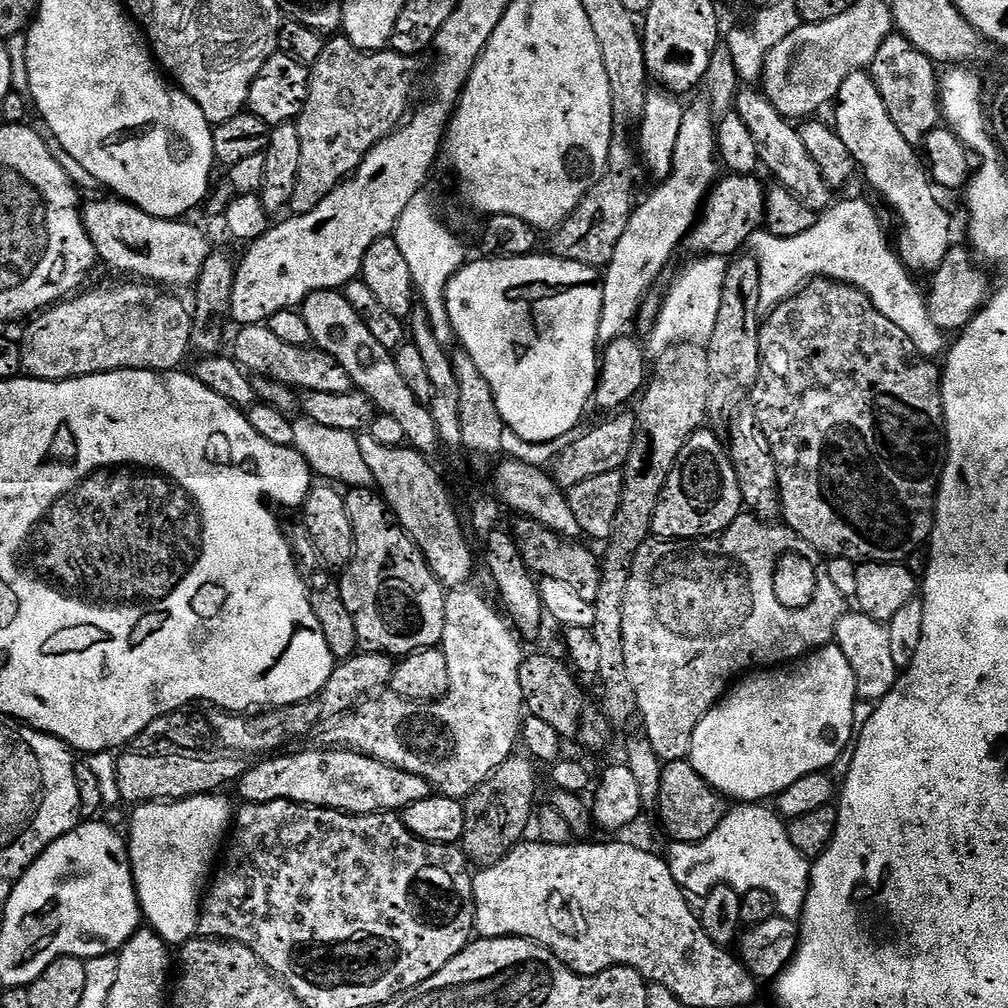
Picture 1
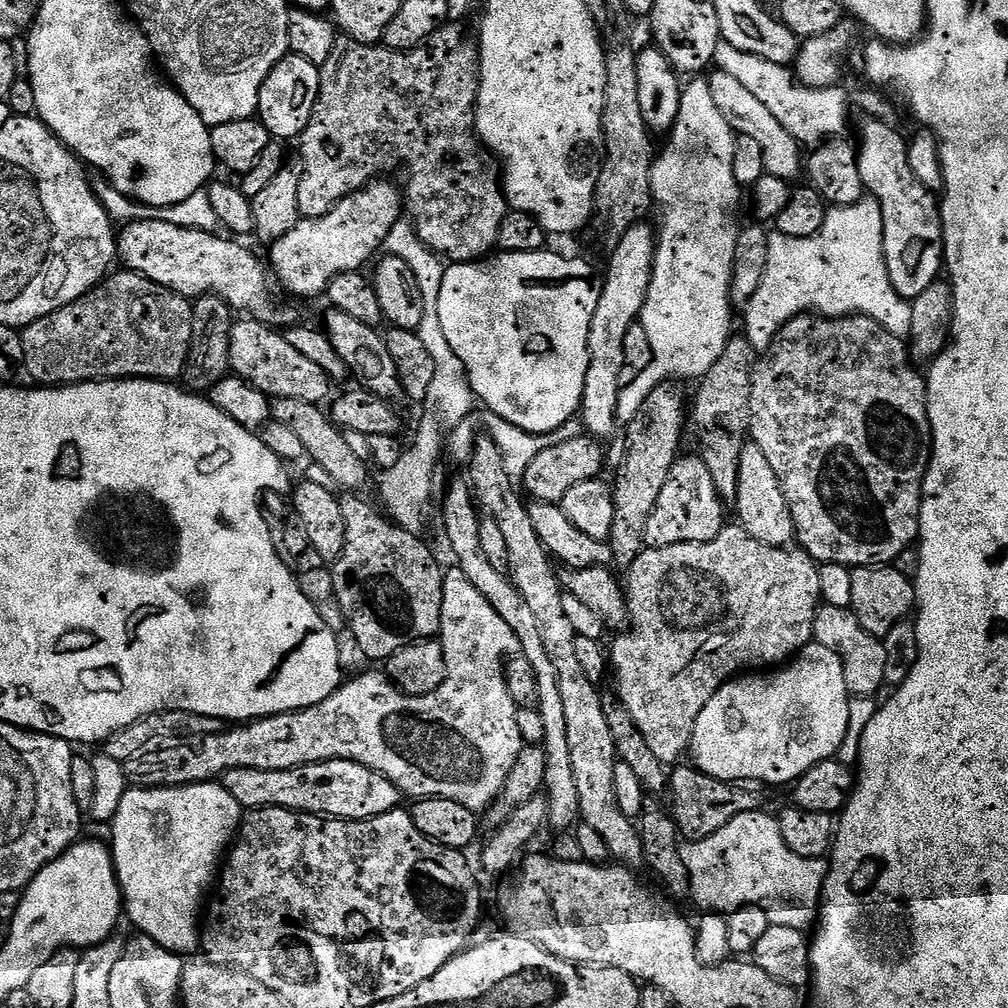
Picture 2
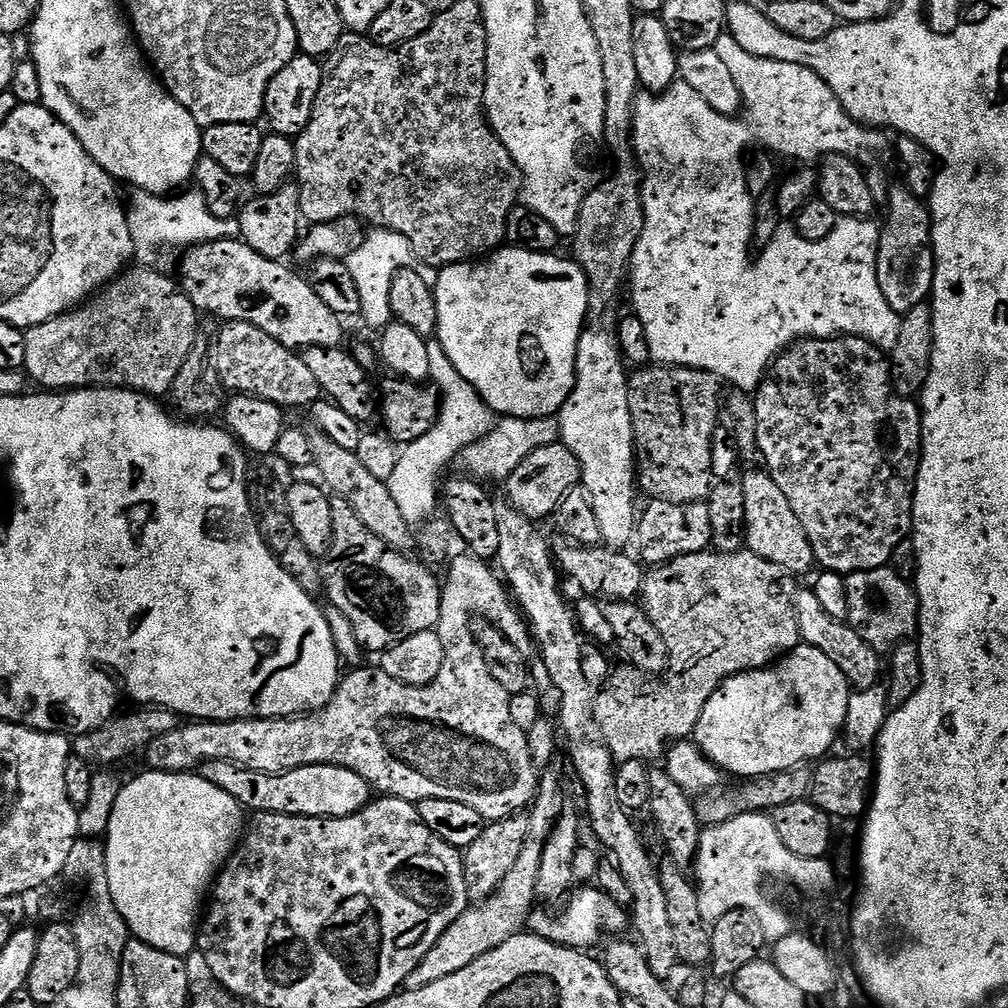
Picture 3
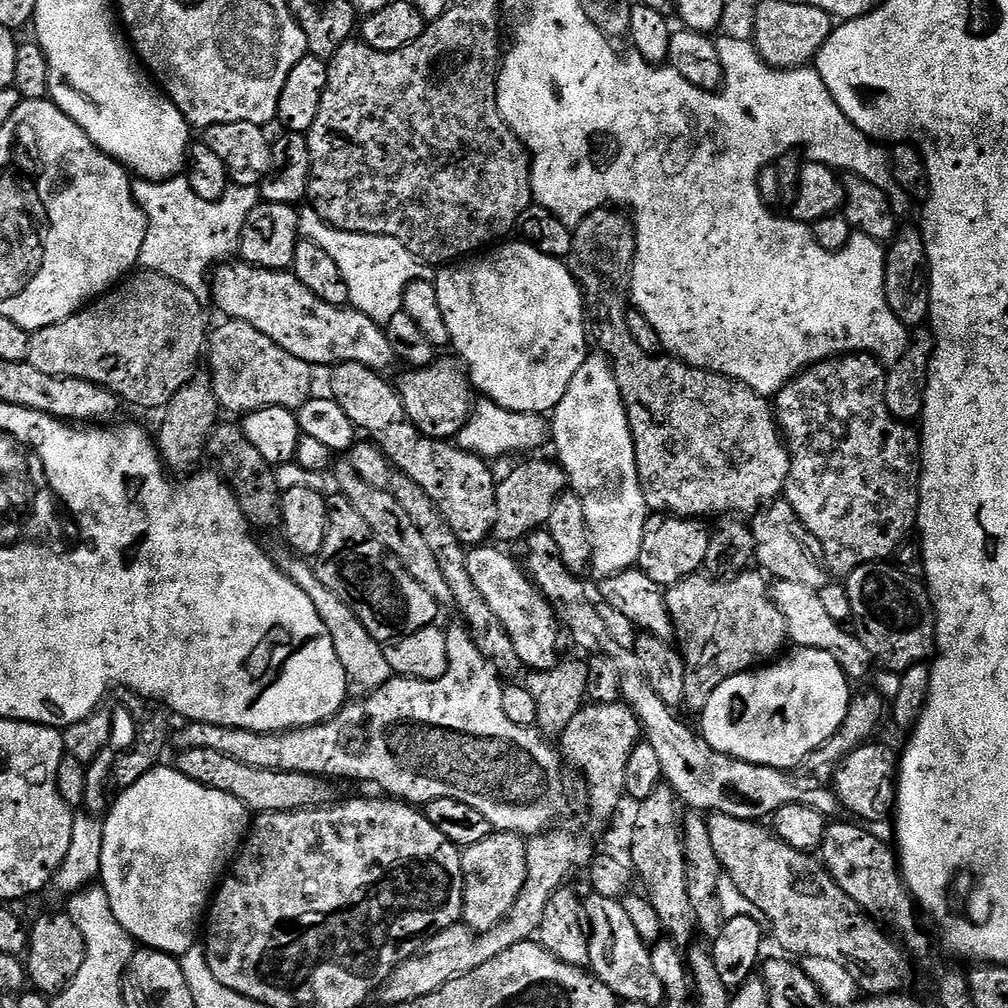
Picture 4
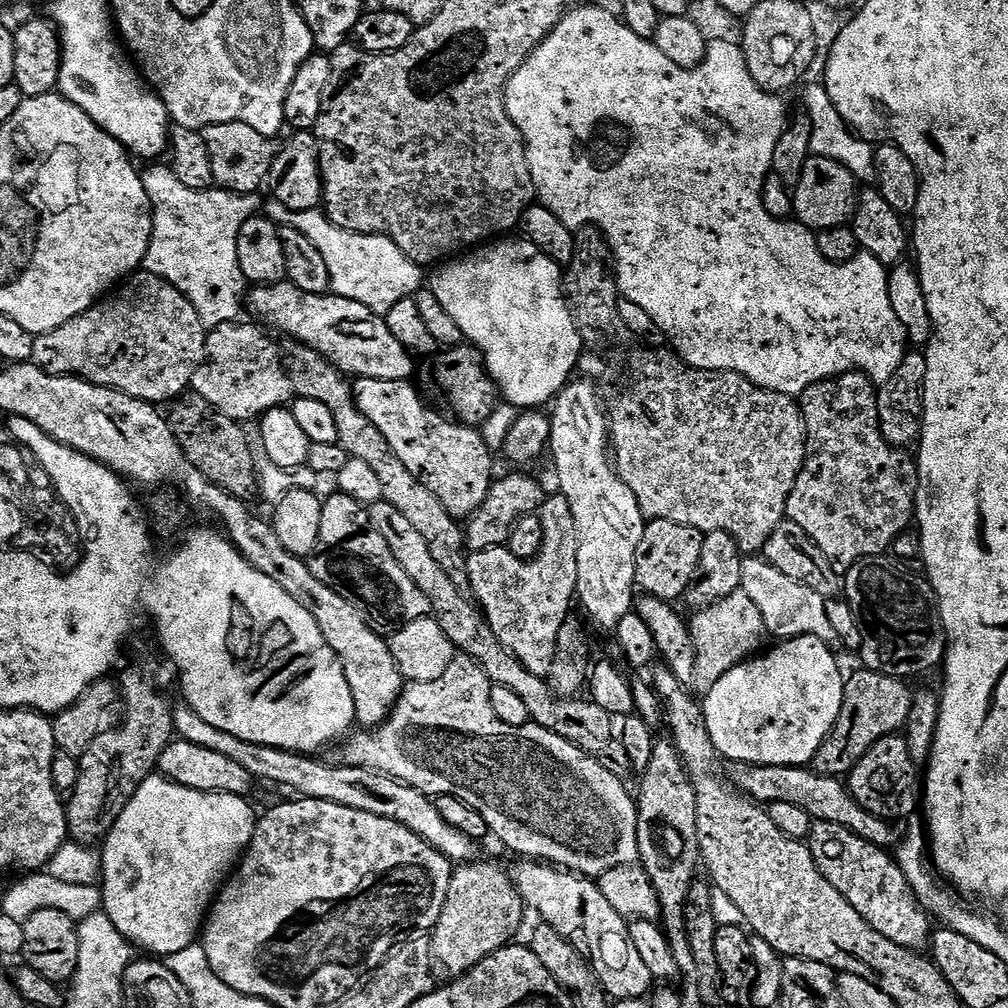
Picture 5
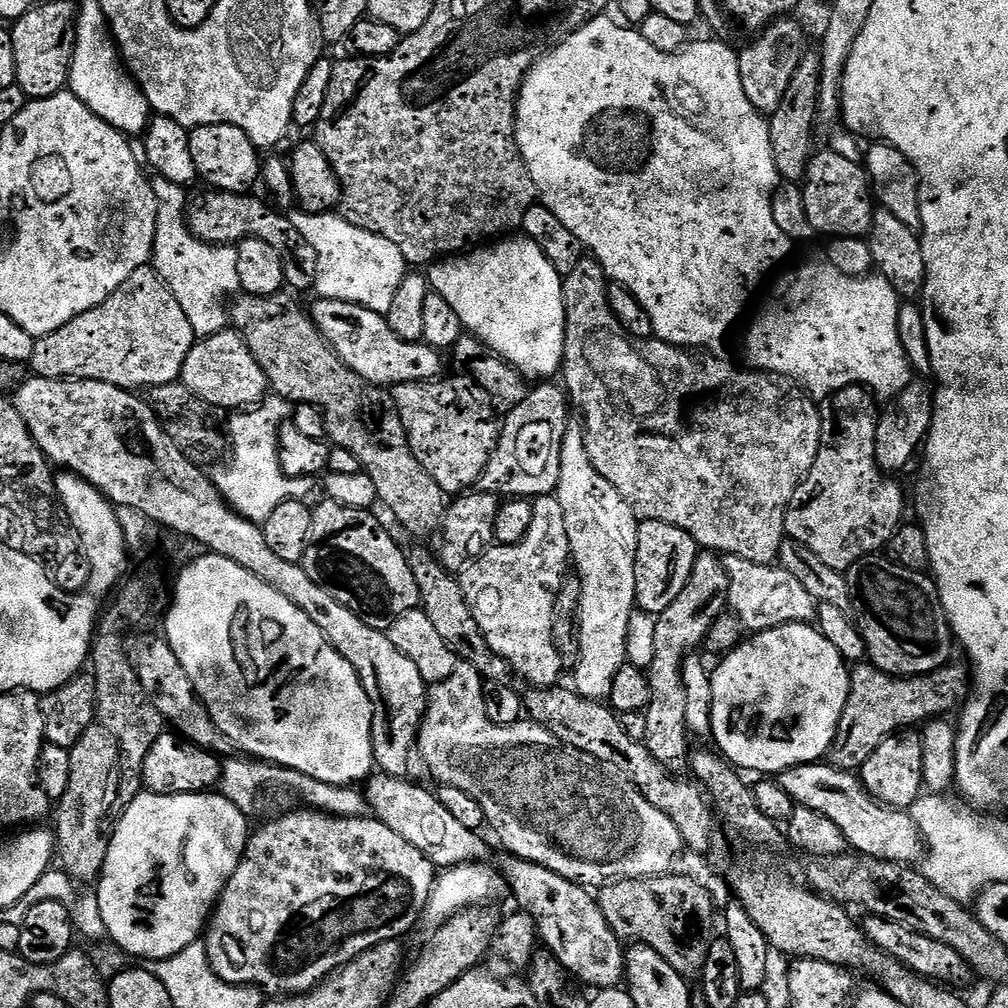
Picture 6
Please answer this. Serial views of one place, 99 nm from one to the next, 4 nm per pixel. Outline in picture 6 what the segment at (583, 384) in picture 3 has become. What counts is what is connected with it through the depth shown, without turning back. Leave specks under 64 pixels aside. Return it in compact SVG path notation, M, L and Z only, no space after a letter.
M569 423L562 442L560 455L560 481L555 490L562 502L562 514L566 514L566 534L570 538L571 563L580 581L580 657L576 660L575 691L588 700L607 701L614 674L626 663L626 626L630 626L630 614L636 608L636 587L634 586L634 566L636 565L636 543L638 542L638 518L632 508L594 470L584 449L584 429L579 423Z

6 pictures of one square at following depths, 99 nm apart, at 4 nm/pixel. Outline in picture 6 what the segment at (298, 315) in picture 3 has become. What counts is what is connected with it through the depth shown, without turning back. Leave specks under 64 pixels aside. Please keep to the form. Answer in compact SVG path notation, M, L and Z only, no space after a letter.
M323 298L313 299L310 315L318 326L322 338L326 338L328 345L366 382L377 386L395 386L397 384L409 384L410 382L422 382L423 380L435 380L441 375L444 368L444 360L437 349L431 348L423 342L406 342L390 330L387 319L381 313L374 310L366 310L357 304L350 302L338 302Z

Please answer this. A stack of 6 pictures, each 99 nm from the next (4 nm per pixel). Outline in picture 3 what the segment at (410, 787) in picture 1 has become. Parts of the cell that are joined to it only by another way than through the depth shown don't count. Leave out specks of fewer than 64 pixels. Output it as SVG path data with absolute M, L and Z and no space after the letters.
M211 760L201 764L198 775L206 782L226 790L230 798L240 803L249 813L273 812L287 816L324 816L342 818L361 812L373 799L374 789L354 770L346 770L333 764L315 764L302 766L289 772L266 774L249 768L238 768L225 760Z

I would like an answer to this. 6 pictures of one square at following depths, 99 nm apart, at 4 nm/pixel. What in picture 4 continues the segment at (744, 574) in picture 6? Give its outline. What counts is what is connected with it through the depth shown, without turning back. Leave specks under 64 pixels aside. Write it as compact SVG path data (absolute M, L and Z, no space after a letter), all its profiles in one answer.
M776 580L770 588L770 599L778 606L782 618L788 627L789 641L796 648L813 648L814 650L826 650L838 666L848 675L849 681L857 682L874 668L871 654L862 646L862 642L845 625L834 622L830 614L822 607L819 591L810 586L801 586L799 582L786 582Z

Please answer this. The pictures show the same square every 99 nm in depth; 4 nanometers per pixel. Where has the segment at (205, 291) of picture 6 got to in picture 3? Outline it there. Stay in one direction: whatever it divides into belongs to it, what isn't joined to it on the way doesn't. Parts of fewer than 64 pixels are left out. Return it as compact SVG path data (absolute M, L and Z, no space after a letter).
M137 189L131 193L130 202L125 207L127 225L130 227L133 251L138 255L150 256L162 248L196 247L210 241L239 237L240 224L237 219L220 219L210 213L205 198L198 190L189 190L158 196Z

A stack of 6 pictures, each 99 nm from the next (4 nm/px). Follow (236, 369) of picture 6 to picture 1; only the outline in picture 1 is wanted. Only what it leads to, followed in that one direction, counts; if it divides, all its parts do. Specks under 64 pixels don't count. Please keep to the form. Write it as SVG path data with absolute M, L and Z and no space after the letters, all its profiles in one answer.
M267 323L246 324L239 331L240 333L236 336L234 359L245 372L277 380L304 392L342 394L353 391L350 374L346 374L346 370L336 363L333 356L320 351L319 348L290 346L290 342L282 342L282 338L274 335Z

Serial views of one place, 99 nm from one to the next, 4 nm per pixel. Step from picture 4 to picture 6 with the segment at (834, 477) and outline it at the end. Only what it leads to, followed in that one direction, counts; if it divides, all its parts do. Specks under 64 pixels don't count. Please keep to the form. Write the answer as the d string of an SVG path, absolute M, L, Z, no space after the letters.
M853 386L851 388L843 388L835 394L827 397L819 405L820 410L820 449L814 458L814 466L808 471L808 475L804 477L803 484L798 486L798 490L794 494L794 498L788 503L786 510L786 518L784 519L784 530L789 540L797 540L802 546L806 546L806 550L810 550L815 554L821 562L826 562L826 566L830 566L830 570L835 572L847 573L850 566L854 566L854 562L879 553L881 550L887 549L890 538L899 529L904 516L904 492L895 484L895 479L889 478L885 473L881 472L878 462L876 461L876 421L878 419L878 404L871 392L866 388Z

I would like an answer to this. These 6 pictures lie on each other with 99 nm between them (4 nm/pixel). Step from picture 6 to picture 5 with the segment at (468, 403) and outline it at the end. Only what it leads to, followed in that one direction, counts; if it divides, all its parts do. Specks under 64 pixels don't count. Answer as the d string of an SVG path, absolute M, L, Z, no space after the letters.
M359 378L352 384L352 393L362 414L390 442L390 450L398 454L402 466L423 480L430 494L446 506L448 513L457 518L473 516L482 502L486 502L486 494L492 488L494 452L488 448L480 430L428 408L414 385L407 380L386 382L382 378Z

